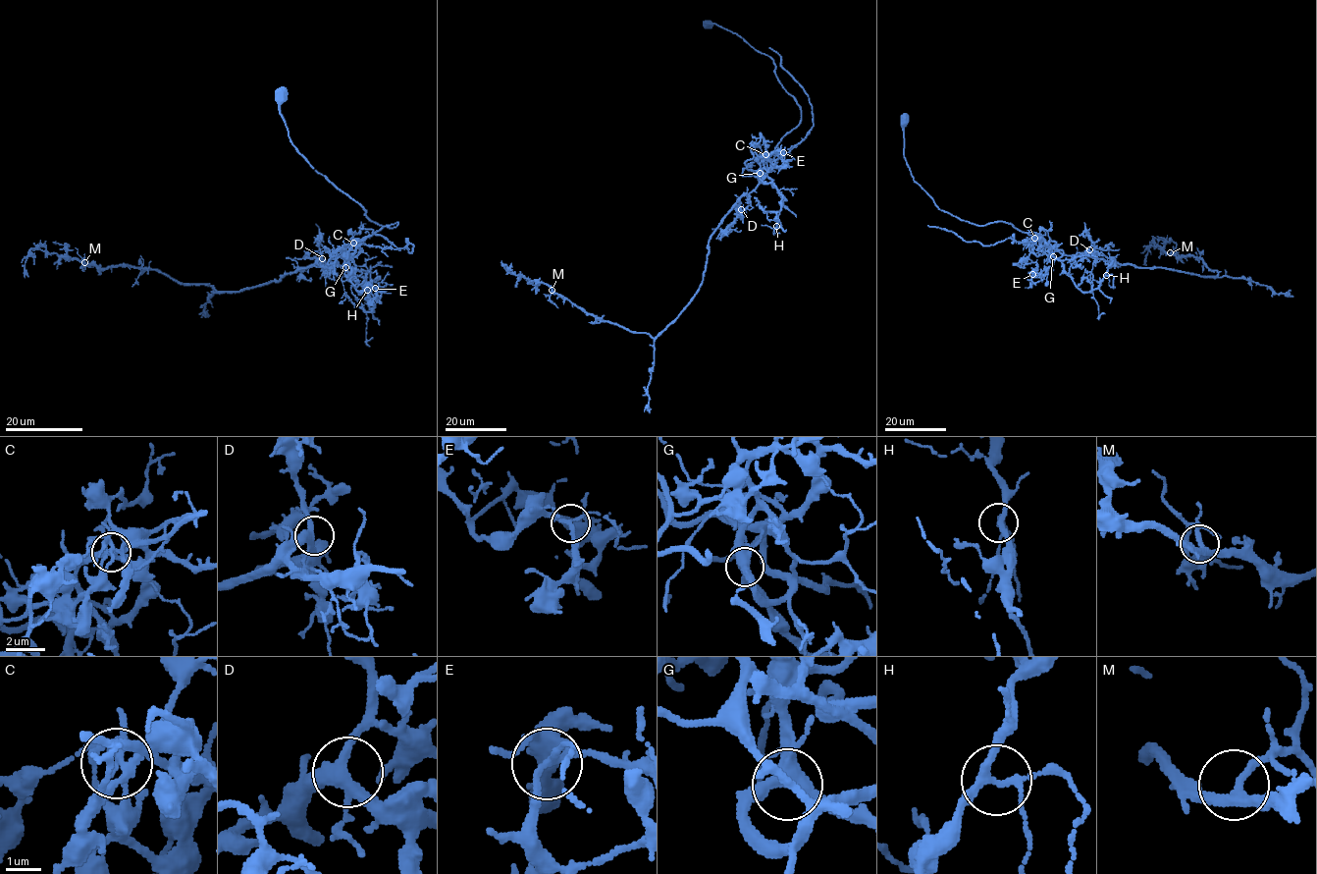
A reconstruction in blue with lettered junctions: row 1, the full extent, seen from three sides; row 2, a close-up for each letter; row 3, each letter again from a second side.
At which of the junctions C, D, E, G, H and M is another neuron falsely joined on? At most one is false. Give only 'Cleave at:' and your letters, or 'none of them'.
Cleave at: C

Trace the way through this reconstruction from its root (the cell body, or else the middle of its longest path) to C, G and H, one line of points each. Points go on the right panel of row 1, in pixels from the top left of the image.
C: (904, 119), (906, 164), (913, 179), (940, 210), (979, 226), (1005, 221), (1035, 238)
G: (904, 119), (906, 164), (913, 179), (940, 210), (979, 226), (1000, 221), (1011, 224), (1040, 238), (1053, 256)
H: (904, 119), (906, 164), (940, 210), (979, 226), (1005, 221), (1040, 238), (1082, 292), (1095, 289), (1106, 275)

